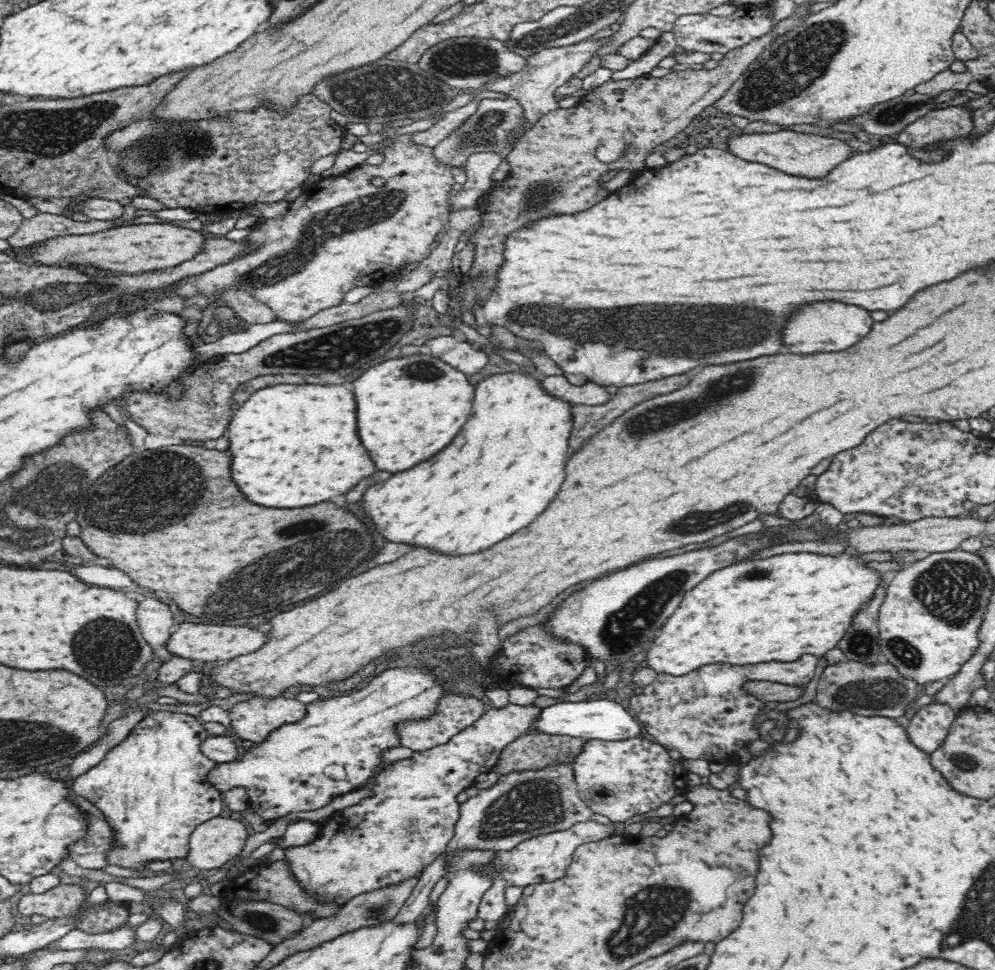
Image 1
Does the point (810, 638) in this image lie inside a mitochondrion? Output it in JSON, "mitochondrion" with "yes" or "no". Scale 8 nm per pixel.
{"mitochondrion":"no"}

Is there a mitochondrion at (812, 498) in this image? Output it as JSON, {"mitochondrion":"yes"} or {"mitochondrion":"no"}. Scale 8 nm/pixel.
{"mitochondrion":"no"}

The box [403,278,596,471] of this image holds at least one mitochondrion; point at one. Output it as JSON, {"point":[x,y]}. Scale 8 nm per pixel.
{"point":[512,316]}

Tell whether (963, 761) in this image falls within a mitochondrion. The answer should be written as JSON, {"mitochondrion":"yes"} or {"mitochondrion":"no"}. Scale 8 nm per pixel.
{"mitochondrion":"yes"}

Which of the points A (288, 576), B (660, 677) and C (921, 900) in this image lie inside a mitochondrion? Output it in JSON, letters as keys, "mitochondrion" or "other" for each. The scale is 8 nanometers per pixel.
{"A":"mitochondrion","B":"other","C":"other"}

